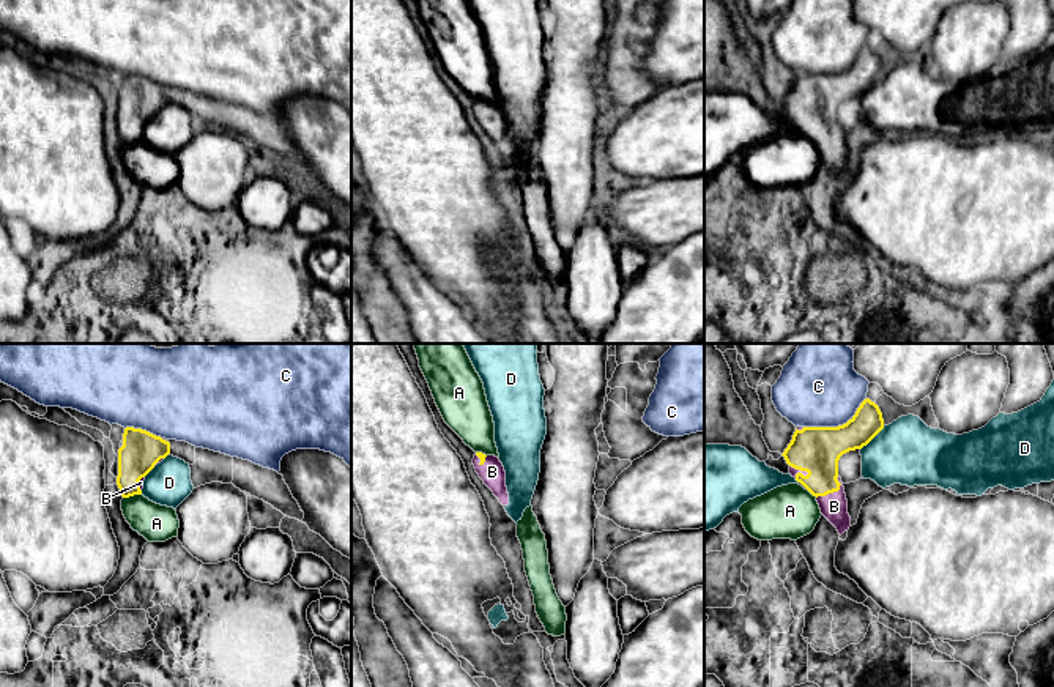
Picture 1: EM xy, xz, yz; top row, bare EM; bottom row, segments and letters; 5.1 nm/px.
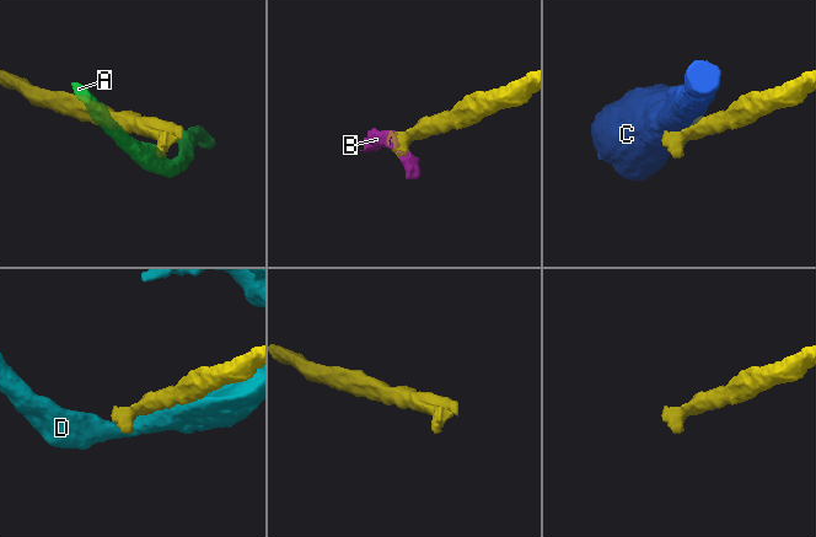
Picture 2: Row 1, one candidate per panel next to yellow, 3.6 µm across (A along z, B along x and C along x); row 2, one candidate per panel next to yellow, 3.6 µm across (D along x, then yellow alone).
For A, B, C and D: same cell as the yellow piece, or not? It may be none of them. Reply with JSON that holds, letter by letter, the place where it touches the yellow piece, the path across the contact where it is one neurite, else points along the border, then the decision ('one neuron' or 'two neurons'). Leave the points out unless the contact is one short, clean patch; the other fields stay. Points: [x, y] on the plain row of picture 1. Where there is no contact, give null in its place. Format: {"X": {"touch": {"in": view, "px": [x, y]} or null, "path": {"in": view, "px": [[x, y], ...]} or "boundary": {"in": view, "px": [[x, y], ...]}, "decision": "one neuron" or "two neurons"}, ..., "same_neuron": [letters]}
{"A": {"touch": {"in": "xy", "px": [131, 142]}, "boundary": {"in": "xy", "px": [[141, 141], [123, 145]]}, "decision": "two neurons"}, "B": {"touch": {"in": "yz", "px": [834, 137]}, "decision": "one neuron"}, "C": {"touch": {"in": "yz", "px": [838, 73]}, "decision": "two neurons"}, "D": {"touch": {"in": "yz", "px": [872, 85]}, "decision": "two neurons"}, "same_neuron": ["B"]}

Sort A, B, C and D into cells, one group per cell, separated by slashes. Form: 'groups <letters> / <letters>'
groups A / B / C / D

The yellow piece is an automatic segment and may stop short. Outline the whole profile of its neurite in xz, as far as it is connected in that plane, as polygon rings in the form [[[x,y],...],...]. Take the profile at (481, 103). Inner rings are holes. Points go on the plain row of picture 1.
[[[476,99],[473,106],[476,120],[484,131],[493,139],[503,153],[509,151],[509,140],[506,134],[506,118],[503,110],[495,102]]]

